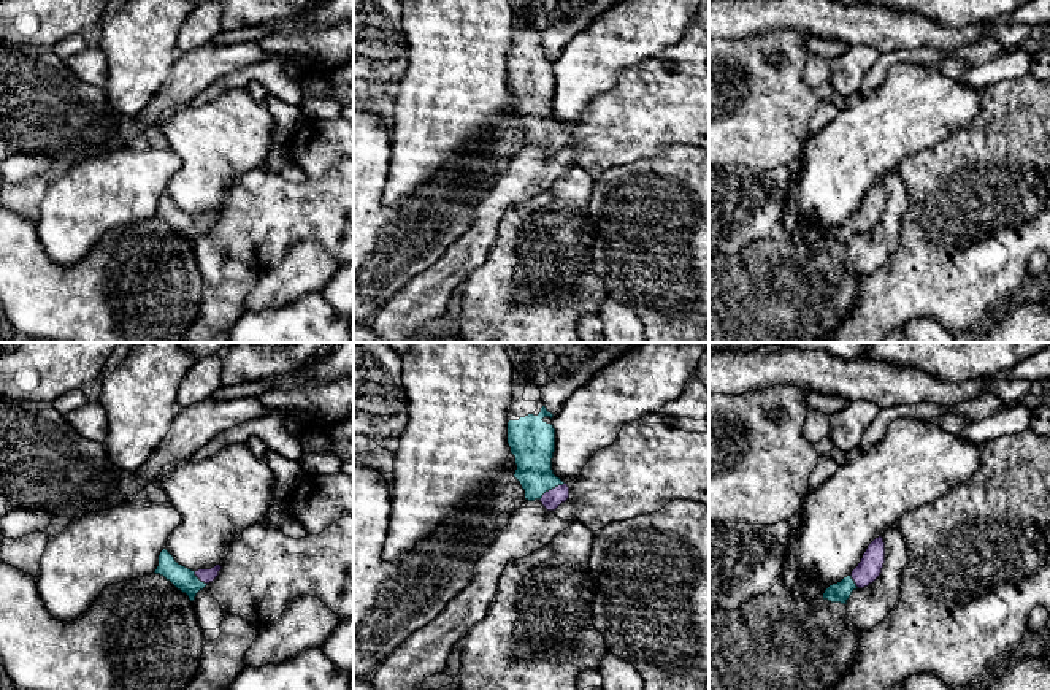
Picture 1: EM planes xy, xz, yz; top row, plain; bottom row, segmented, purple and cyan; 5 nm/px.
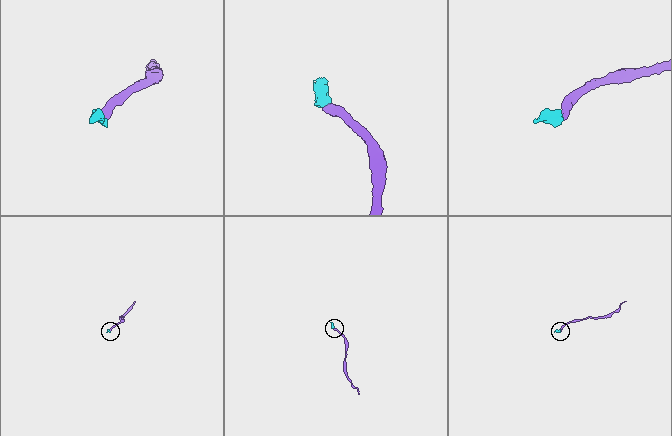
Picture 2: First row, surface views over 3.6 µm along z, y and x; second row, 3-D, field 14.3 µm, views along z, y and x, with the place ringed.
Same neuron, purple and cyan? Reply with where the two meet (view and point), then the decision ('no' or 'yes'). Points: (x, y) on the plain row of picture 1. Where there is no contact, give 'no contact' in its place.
meets purple in xz at (552, 134); yes

